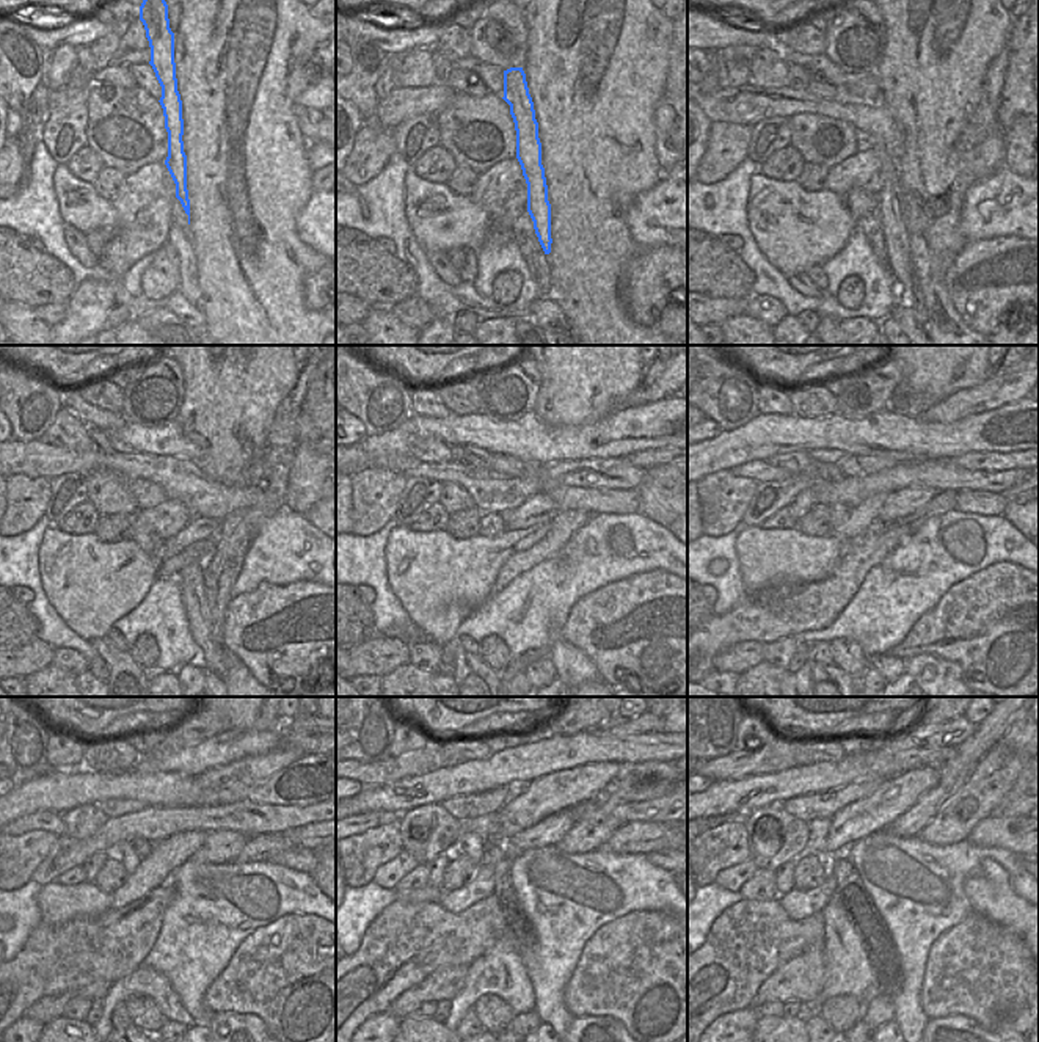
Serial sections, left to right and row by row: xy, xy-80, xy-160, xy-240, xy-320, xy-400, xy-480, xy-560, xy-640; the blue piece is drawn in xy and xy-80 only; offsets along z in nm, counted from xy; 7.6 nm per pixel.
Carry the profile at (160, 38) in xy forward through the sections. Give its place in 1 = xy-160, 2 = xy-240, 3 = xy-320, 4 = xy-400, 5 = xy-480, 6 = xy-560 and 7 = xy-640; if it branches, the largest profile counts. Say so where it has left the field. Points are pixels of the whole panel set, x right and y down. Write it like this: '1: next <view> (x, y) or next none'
1: next xy-160 (895, 234)
2: next xy-240 (193, 592)
3: next xy-320 (572, 664)
4: next xy-400 (923, 664)
5: next xy-480 (220, 1016)
6: next xy-560 (581, 1016)
7: next xy-640 (948, 1016)

